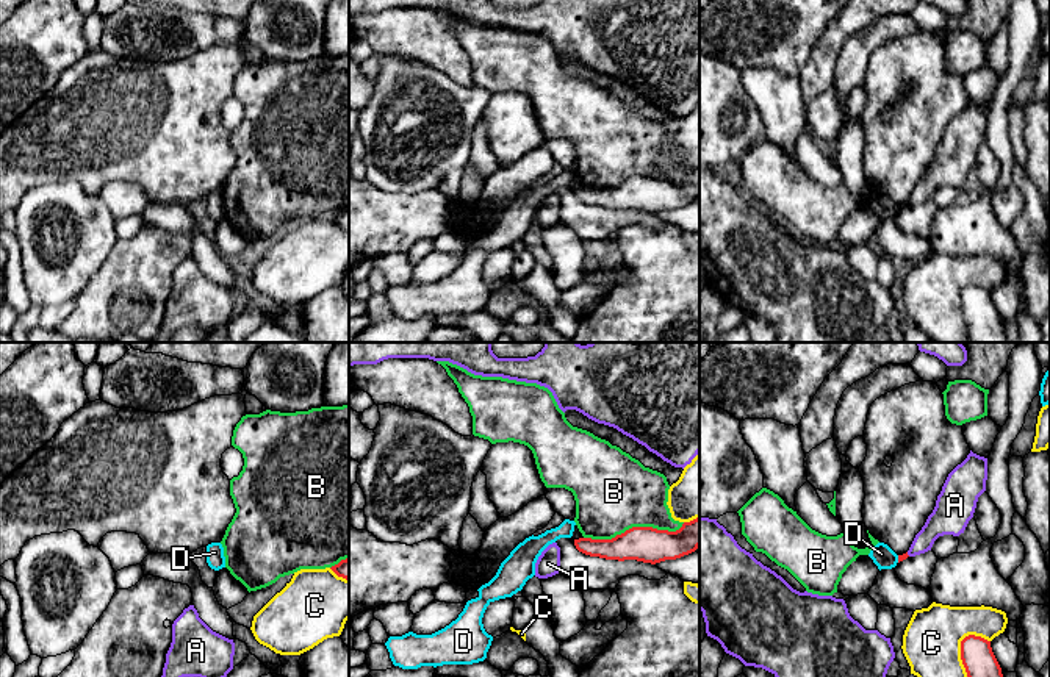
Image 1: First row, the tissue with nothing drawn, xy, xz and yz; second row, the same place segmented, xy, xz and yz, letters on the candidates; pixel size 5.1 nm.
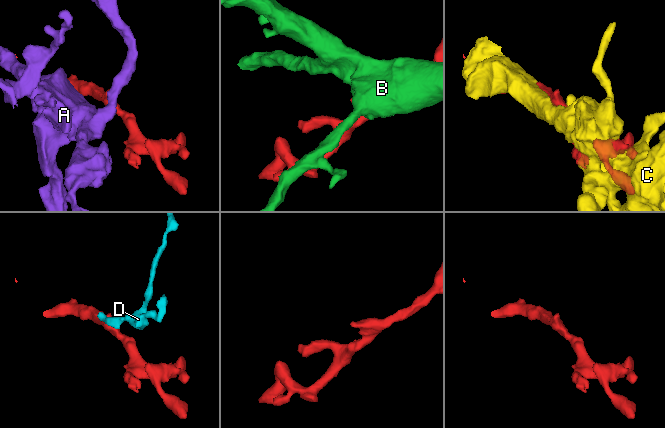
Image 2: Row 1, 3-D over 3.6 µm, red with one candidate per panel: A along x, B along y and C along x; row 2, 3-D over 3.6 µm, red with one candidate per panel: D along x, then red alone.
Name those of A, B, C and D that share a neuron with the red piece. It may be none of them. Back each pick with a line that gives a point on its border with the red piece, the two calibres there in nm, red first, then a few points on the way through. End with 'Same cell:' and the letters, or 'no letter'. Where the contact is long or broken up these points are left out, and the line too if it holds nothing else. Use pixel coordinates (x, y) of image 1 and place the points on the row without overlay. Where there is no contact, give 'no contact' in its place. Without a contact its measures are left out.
Same cell: no letter

